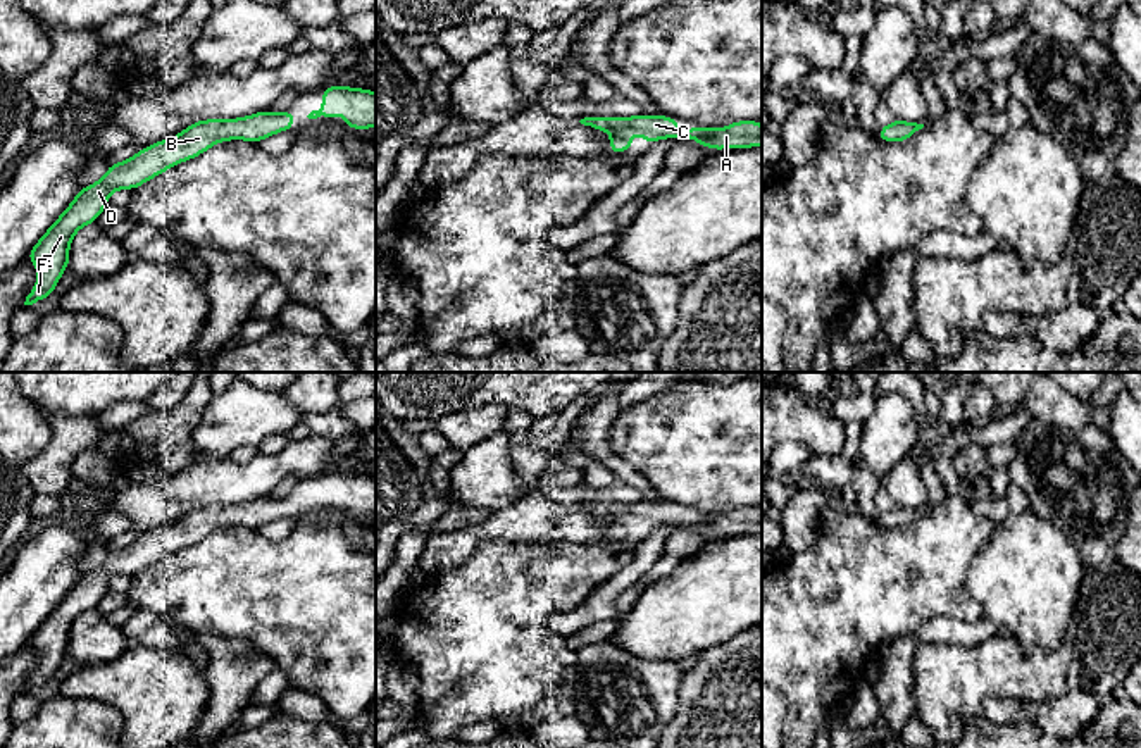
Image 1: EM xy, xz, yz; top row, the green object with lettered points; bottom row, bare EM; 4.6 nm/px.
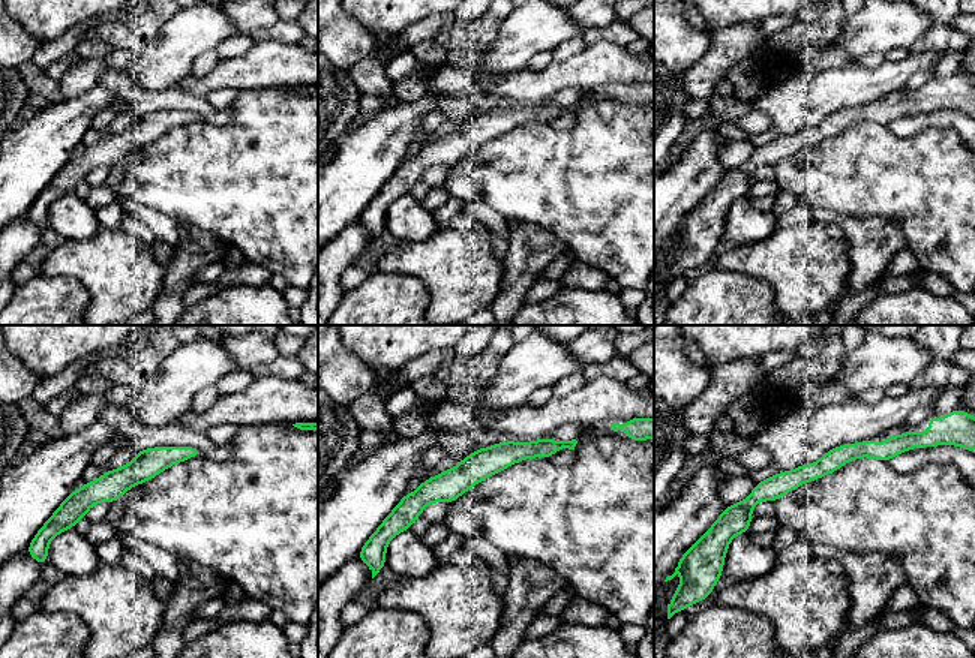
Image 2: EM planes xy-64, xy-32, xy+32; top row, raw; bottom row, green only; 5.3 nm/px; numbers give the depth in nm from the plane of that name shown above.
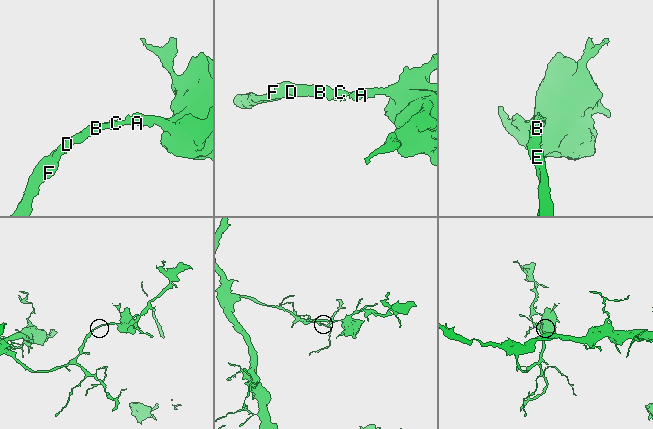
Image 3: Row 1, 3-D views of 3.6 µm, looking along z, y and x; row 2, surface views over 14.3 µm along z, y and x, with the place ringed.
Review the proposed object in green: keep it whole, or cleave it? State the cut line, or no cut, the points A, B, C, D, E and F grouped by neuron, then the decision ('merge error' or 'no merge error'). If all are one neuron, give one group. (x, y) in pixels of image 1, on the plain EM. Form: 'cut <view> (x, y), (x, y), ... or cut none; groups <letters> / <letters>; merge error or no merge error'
cut none; groups A B C D E F; no merge error

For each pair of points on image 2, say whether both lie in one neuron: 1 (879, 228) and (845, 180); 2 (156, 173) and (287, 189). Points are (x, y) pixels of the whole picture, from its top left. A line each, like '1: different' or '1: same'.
1: different
2: same

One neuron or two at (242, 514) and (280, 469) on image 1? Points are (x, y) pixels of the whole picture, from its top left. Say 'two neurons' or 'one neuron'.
two neurons

